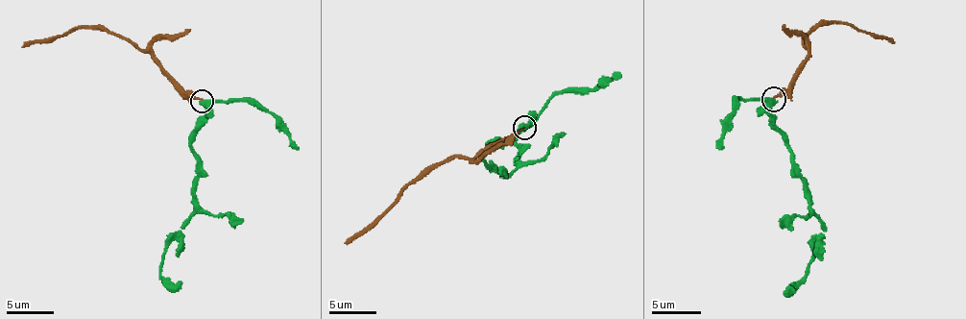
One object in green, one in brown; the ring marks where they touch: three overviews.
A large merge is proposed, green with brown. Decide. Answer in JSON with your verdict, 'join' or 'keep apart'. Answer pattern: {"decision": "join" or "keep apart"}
{"decision": "keep apart"}

